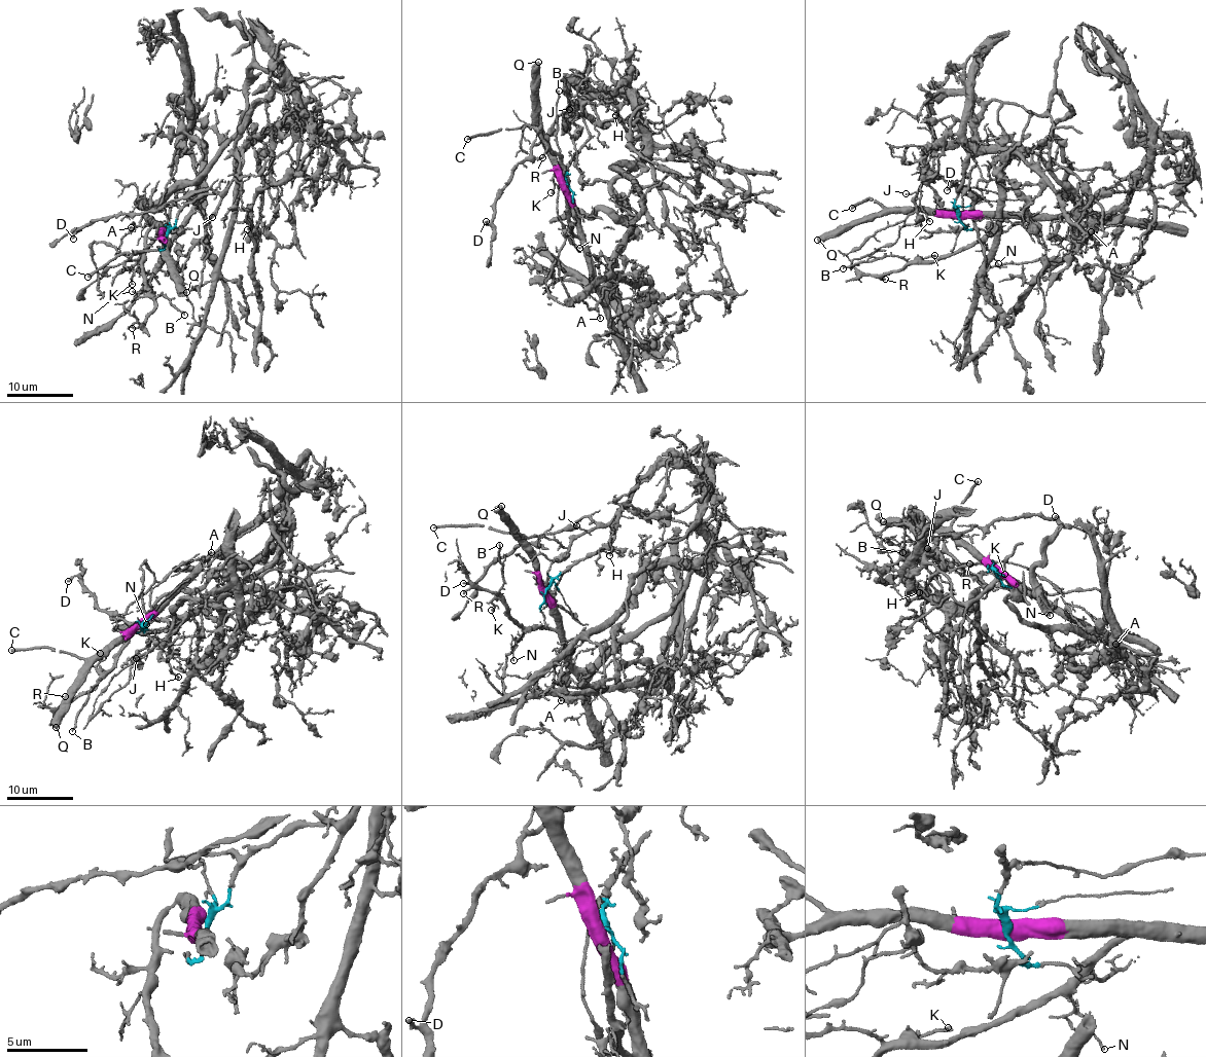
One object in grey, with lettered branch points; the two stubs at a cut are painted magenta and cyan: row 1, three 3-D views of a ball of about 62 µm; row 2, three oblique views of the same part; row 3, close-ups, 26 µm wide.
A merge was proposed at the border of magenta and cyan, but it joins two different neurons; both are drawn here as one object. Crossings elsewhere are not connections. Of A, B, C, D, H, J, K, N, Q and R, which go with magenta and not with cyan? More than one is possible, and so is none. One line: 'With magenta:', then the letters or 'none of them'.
With magenta: A, B, C, K, N, Q, R

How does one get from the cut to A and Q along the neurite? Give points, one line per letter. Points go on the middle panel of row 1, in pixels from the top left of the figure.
A: (566, 185), (571, 216), (575, 220), (591, 274), (591, 284), (605, 303), (598, 302), (600, 318)
Q: (566, 185), (556, 154), (541, 125), (535, 83), (538, 61)

